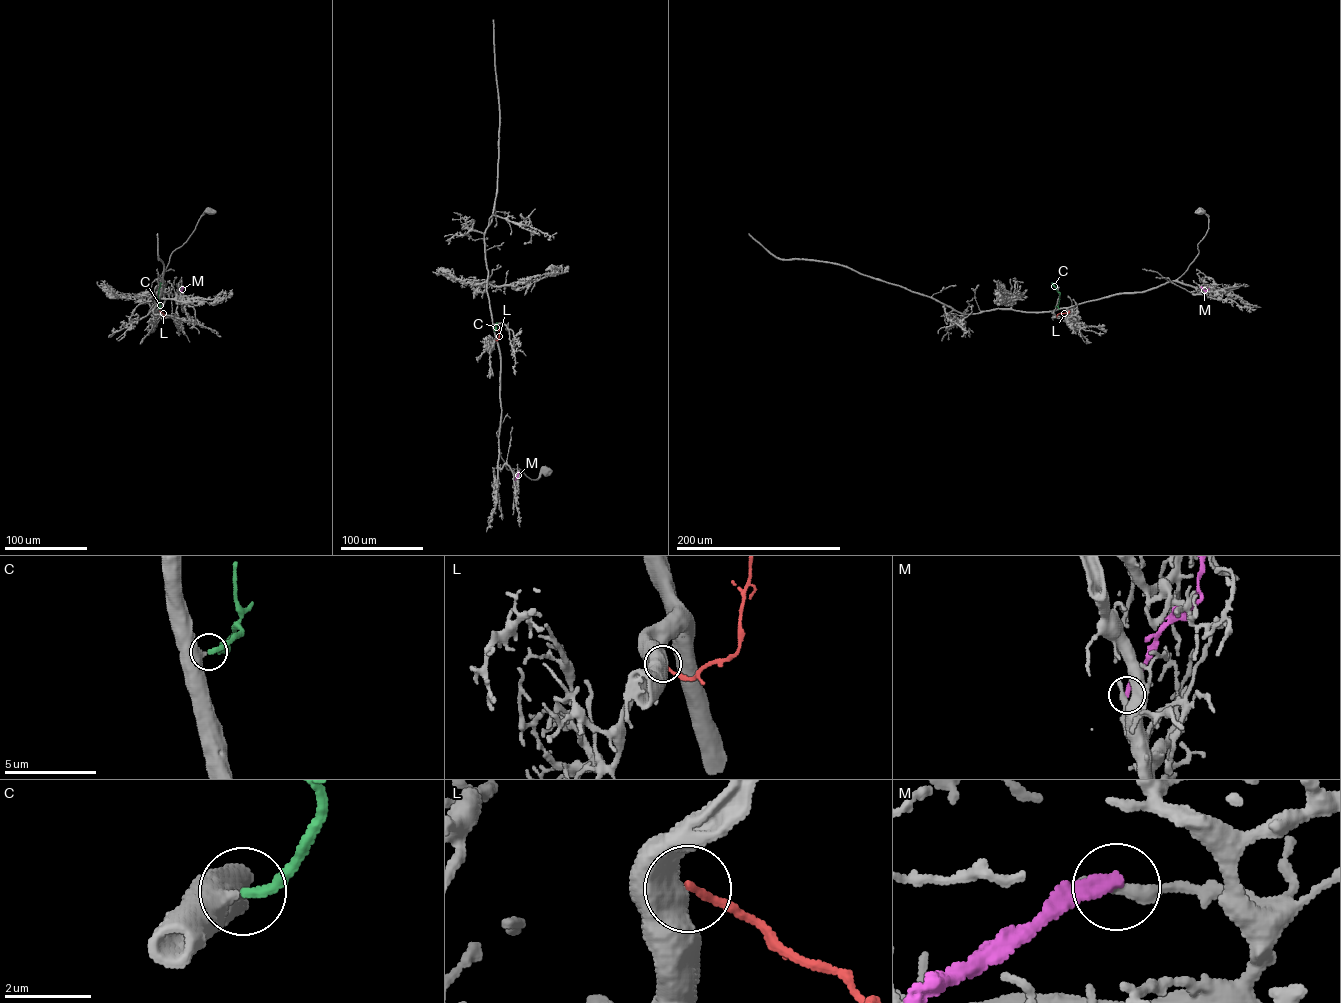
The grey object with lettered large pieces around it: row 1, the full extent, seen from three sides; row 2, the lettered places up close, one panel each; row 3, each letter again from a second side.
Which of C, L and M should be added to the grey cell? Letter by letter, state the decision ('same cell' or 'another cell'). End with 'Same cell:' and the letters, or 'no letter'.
C: same cell
L: another cell
M: another cell
Same cell: C

